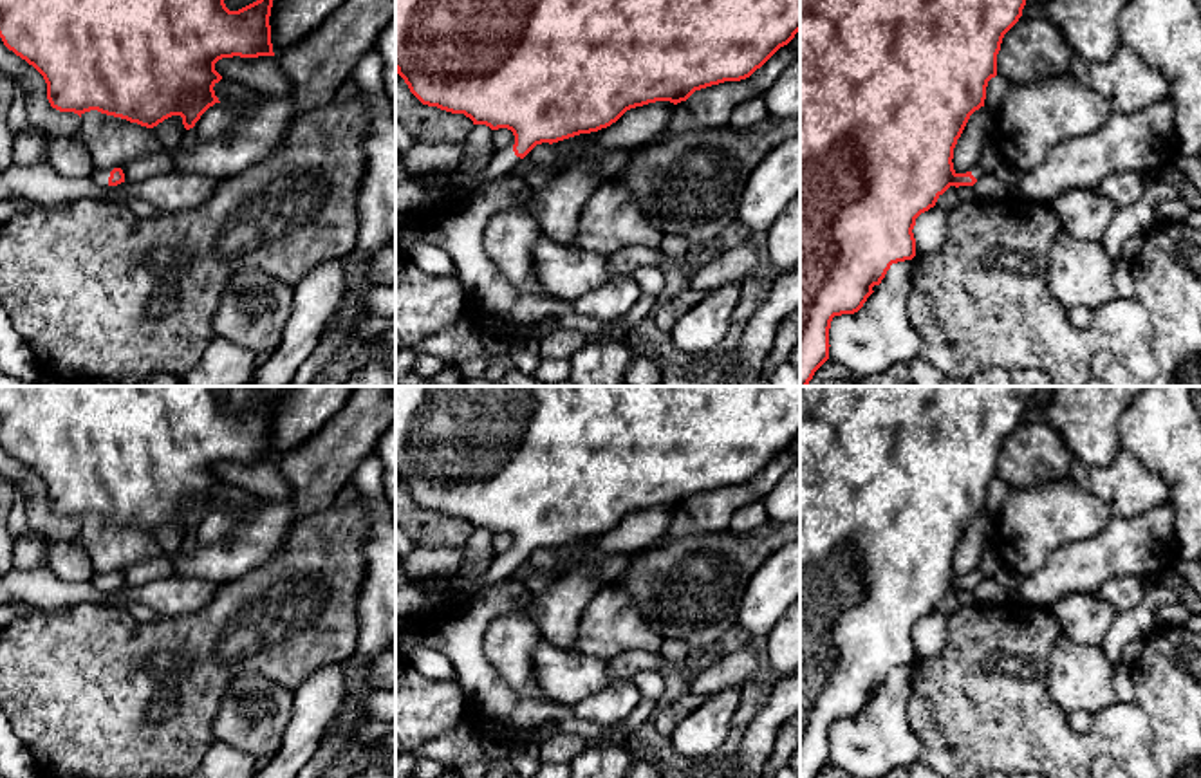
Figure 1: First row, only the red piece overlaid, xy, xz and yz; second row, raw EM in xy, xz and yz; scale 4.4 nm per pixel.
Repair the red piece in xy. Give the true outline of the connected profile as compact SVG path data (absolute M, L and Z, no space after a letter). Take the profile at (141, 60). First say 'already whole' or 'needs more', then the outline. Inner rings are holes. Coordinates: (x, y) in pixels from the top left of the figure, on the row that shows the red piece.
already whole; M0 0L0 38L33 65L47 83L47 99L60 112L98 110L146 128L181 116L186 130L220 103L213 87L222 79L215 63L222 58L275 56L271 43L273 0L256 0L229 11L224 0Z

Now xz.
needs more; M396 0L396 70L410 92L428 107L452 114L464 114L473 125L491 130L507 128L515 135L511 150L495 152L480 173L432 171L396 186L396 229L403 215L415 209L437 209L442 204L464 200L484 186L507 175L536 144L558 143L580 134L598 132L616 123L627 110L656 101L674 105L686 101L695 90L724 81L740 81L760 69L780 47L787 45L800 31L800 0Z

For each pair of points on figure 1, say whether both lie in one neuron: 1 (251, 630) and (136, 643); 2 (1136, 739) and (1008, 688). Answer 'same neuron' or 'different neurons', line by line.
1: same neuron
2: same neuron

